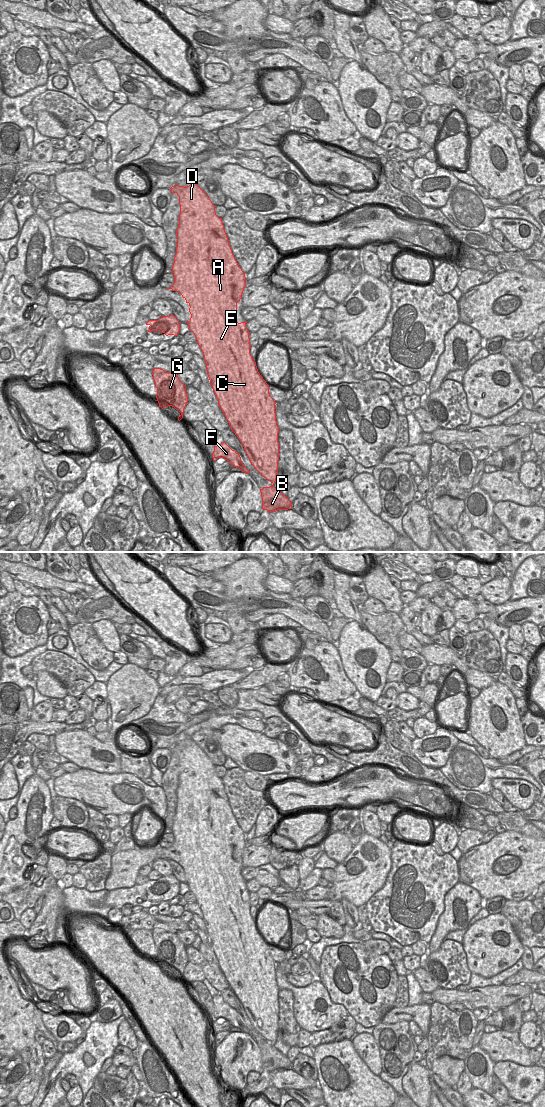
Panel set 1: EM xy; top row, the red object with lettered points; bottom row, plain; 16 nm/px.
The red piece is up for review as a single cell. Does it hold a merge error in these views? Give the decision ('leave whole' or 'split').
split

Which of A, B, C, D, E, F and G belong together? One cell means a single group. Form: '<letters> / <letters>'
A C D E F G / B

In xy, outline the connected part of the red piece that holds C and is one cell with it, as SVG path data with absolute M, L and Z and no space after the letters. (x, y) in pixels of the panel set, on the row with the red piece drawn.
M194 181L187 187L174 185L170 191L179 196L180 214L176 231L176 254L171 270L174 275L174 283L166 289L180 293L189 304L191 318L187 324L203 352L207 375L218 405L231 430L242 443L251 464L263 477L274 484L278 475L279 460L279 427L275 413L277 404L270 396L269 385L258 372L256 362L250 354L250 332L246 327L247 321L238 323L236 320L237 302L242 299L246 287L245 273L232 253L222 218L216 215L215 205L205 192Z

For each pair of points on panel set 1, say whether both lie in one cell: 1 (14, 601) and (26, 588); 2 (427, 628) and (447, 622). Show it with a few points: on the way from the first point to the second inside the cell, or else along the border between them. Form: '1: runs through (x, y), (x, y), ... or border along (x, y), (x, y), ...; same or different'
1: border along (16, 590), (25, 596), (37, 597); different
2: border along (442, 610), (437, 632); different

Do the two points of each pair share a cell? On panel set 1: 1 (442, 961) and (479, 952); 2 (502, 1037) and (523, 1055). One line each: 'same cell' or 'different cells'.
1: different cells
2: same cell

